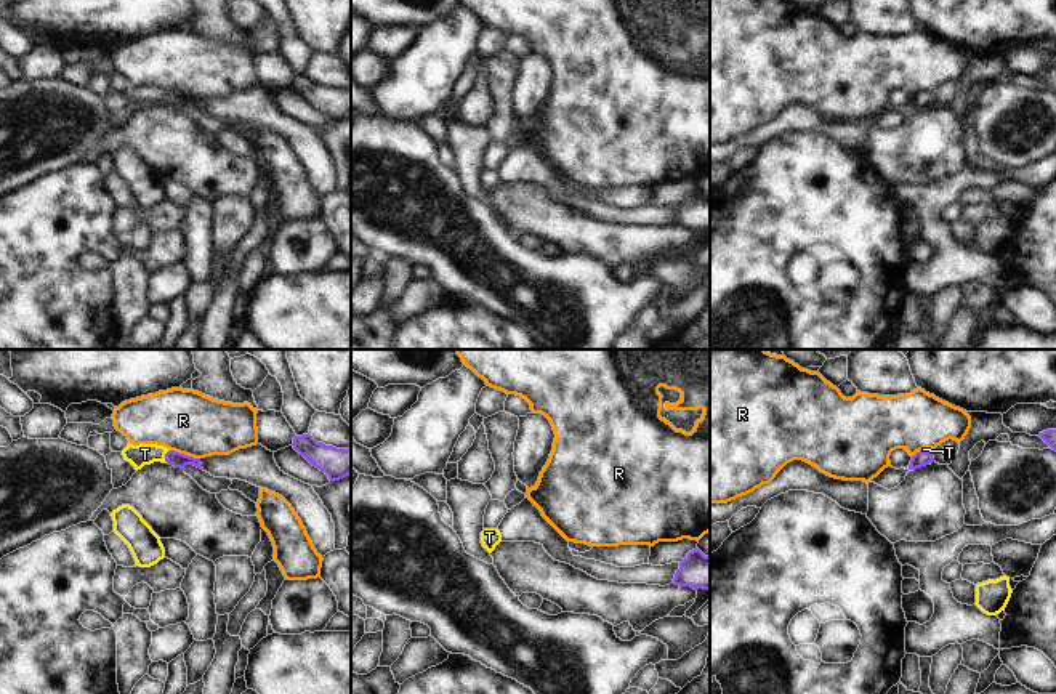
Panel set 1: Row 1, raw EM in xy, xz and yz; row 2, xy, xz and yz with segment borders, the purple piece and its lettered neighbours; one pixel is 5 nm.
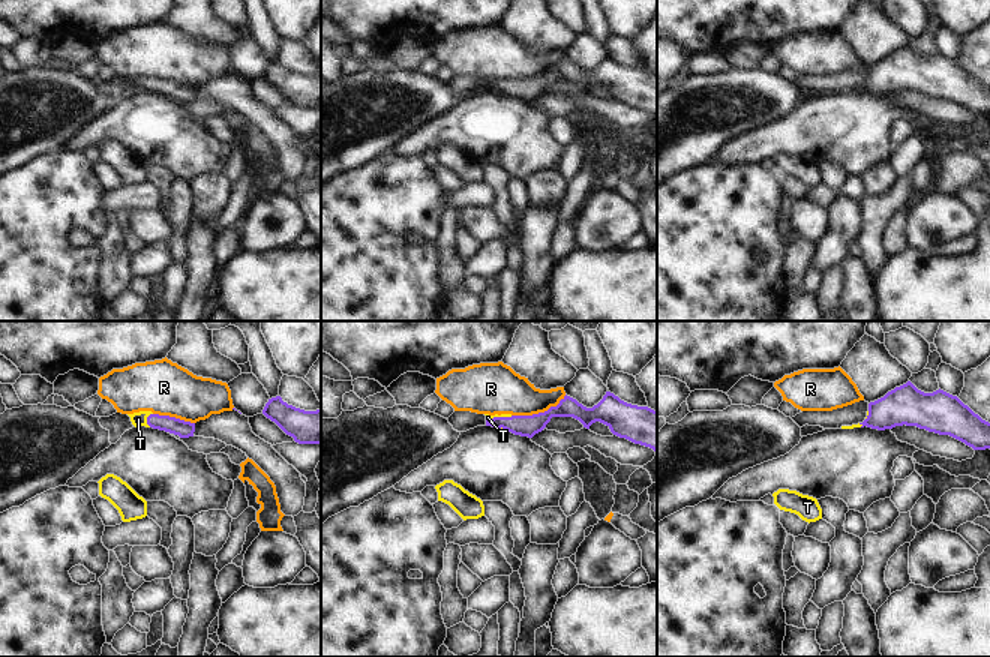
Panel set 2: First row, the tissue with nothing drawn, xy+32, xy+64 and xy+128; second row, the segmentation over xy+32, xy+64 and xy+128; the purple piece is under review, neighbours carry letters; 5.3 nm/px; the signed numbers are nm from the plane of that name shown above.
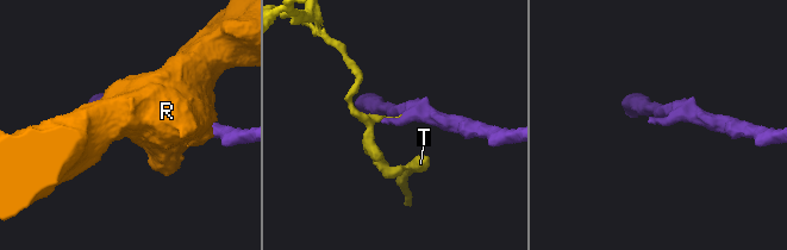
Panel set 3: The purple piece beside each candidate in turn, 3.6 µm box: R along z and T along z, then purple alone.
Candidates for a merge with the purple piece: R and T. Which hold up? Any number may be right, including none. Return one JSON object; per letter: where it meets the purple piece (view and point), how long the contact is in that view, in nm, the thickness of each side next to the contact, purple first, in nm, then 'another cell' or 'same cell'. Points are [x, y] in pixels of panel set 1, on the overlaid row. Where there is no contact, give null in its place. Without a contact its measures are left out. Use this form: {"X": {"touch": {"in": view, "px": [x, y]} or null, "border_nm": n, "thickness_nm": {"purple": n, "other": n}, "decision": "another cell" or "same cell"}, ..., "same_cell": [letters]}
{"R": {"touch": {"in": "xy", "px": [183, 454]}, "border_nm": 160, "thickness_nm": {"purple": 80, "other": 320}, "decision": "another cell"}, "T": {"touch": {"in": "xy", "px": [165, 455]}, "border_nm": 70, "thickness_nm": {"purple": 80, "other": 110}, "decision": "same cell"}, "same_cell": ["T"]}

